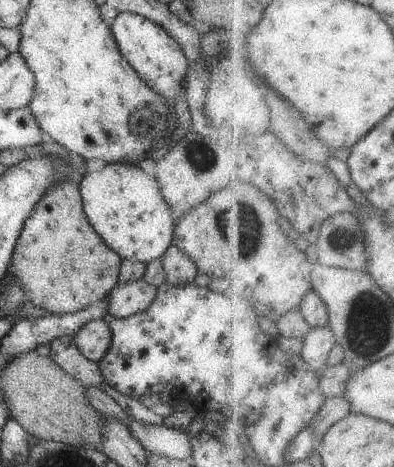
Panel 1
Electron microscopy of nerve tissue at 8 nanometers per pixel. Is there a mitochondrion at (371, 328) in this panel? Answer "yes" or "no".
yes

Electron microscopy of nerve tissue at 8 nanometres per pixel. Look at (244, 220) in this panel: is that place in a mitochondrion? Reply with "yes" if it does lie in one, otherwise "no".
yes

